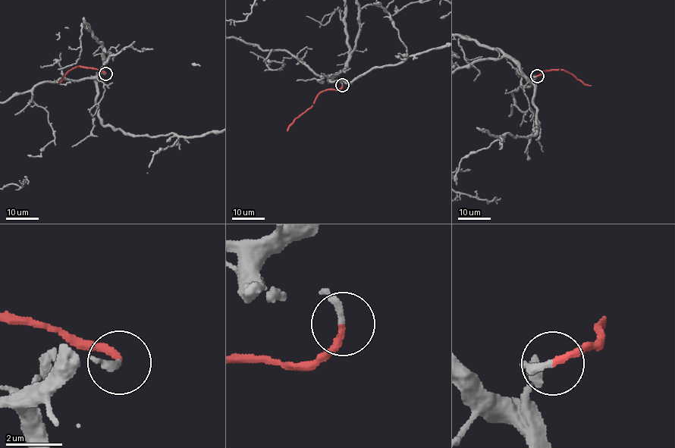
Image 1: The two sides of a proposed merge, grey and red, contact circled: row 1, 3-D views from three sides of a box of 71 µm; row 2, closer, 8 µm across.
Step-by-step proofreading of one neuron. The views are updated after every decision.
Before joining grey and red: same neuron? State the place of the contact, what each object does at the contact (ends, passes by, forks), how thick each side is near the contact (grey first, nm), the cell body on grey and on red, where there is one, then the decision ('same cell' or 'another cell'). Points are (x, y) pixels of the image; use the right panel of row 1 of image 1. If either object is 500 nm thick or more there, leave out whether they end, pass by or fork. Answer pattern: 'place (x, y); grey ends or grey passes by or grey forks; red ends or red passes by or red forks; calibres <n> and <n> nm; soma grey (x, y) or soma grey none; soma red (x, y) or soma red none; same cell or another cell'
place (537, 76); grey ends; red ends; calibres 240 and 220 nm; soma grey none; soma red none; same cell

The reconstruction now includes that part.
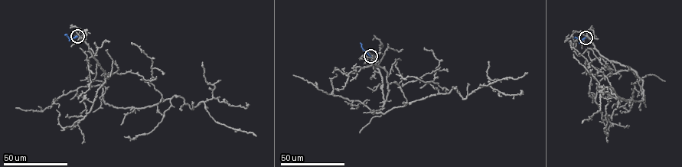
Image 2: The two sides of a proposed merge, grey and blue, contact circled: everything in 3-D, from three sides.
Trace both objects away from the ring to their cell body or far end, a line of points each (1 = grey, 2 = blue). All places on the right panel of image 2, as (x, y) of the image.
1: (585, 37), (636, 73), (644, 97), (625, 100), (608, 86), (616, 98), (602, 91), (600, 110), (582, 123)
2: (585, 37), (580, 40), (573, 38)

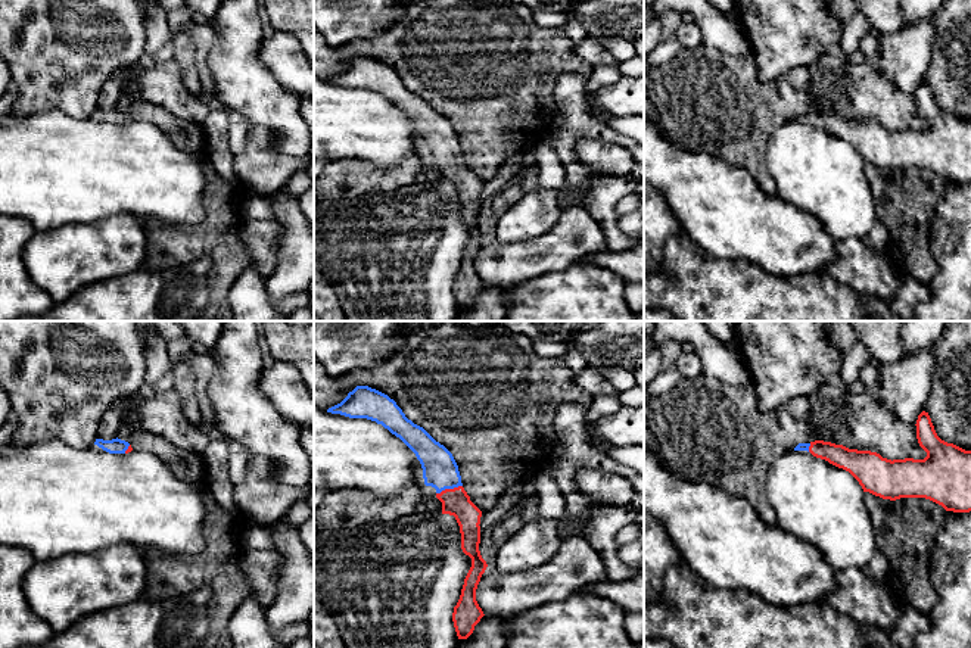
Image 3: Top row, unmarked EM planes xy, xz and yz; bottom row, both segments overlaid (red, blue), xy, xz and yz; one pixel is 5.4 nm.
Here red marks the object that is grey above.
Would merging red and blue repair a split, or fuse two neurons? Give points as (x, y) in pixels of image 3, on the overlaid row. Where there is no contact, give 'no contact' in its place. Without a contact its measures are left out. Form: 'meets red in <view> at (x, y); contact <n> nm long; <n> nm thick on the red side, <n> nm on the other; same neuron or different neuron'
meets red in xz at (448, 489); contact 150 nm long; 150 nm thick on the red side, 190 nm on the other; same neuron

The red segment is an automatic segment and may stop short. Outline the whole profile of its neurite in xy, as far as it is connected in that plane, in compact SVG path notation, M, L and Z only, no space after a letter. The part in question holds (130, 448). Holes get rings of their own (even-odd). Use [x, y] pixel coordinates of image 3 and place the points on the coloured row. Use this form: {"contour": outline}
{"contour": "M118 437L112 440L96 439L94 445L97 445L99 448L109 454L128 454L133 451L128 442L121 440Z"}

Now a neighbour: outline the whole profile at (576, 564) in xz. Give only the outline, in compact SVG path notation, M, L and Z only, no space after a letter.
M582 535L563 538L558 552L551 561L527 571L504 573L492 564L486 567L476 589L476 601L483 614L510 617L548 602L564 599L569 594L607 579L606 564L597 548Z

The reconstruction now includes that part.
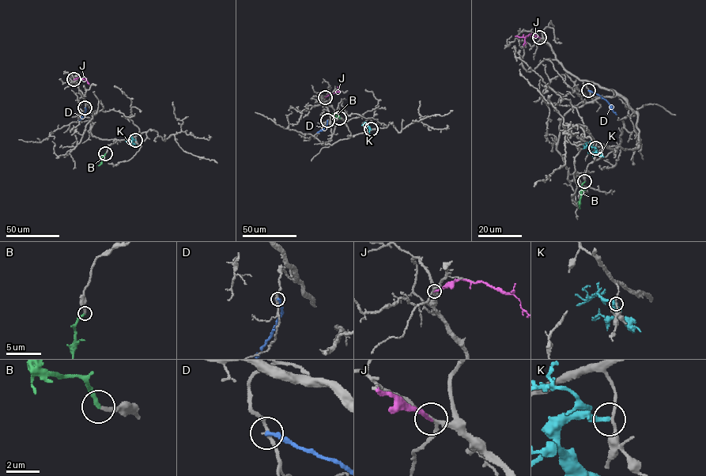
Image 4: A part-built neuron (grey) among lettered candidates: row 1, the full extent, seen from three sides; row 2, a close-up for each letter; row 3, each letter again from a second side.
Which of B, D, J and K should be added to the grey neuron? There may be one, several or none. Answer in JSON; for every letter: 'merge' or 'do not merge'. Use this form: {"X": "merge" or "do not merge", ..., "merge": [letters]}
{"B": "merge", "D": "do not merge", "J": "do not merge", "K": "do not merge", "merge": ["B"]}

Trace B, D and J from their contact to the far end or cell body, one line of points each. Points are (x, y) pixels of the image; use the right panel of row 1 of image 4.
B: (584, 182), (581, 186), (579, 209)
D: (588, 91), (602, 98), (617, 115)
J: (539, 38), (530, 34), (525, 37), (524, 46)

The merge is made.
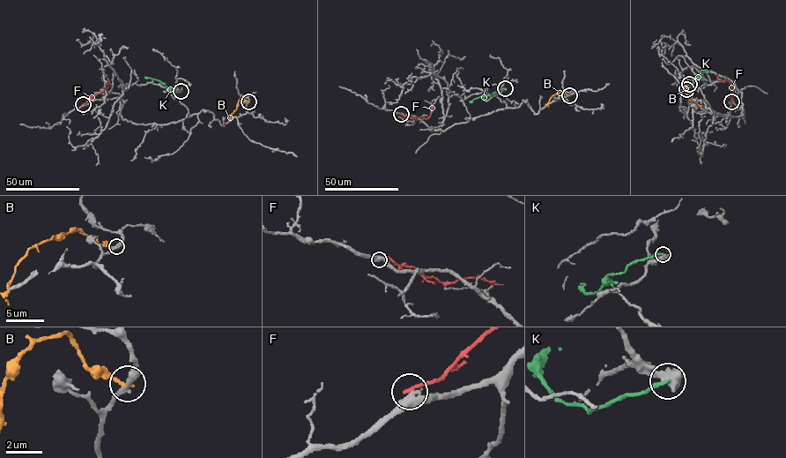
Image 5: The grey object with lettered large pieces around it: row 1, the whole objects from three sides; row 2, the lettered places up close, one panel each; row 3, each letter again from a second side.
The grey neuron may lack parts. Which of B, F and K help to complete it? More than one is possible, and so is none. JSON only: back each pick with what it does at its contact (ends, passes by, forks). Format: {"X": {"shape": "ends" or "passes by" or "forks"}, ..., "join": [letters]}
{"join": []}

